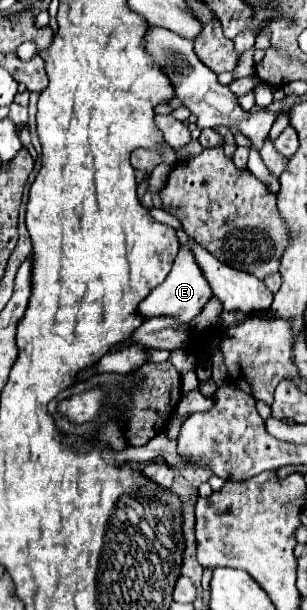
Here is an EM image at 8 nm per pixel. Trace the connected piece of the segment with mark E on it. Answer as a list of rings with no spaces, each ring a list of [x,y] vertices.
[[[178,251],[170,275],[162,285],[152,289],[150,295],[140,303],[138,315],[142,319],[172,317],[178,323],[192,323],[192,319],[202,311],[202,307],[208,303],[210,297],[212,297],[212,291],[208,291],[208,283],[204,275],[200,275],[200,269],[196,267],[196,263],[192,263],[192,255],[188,255],[188,251]]]

